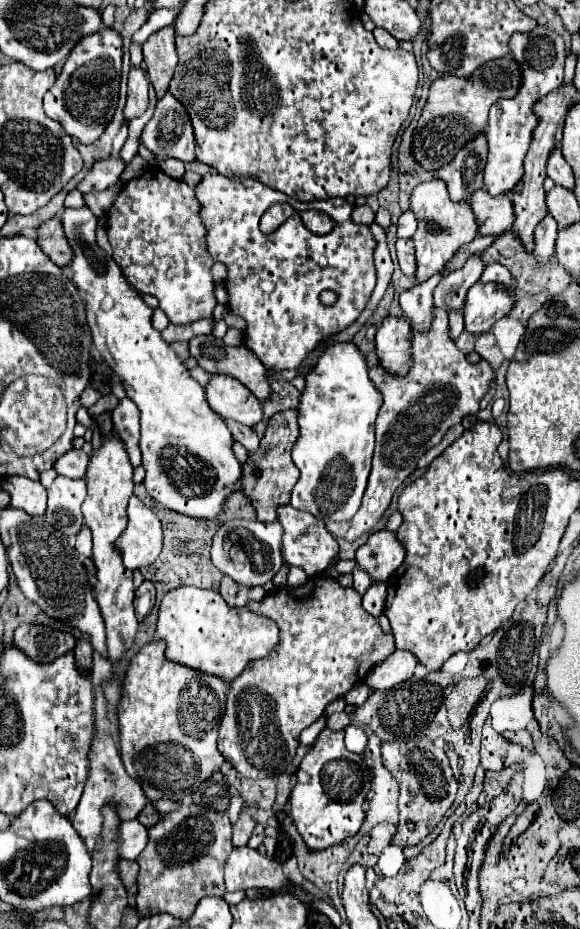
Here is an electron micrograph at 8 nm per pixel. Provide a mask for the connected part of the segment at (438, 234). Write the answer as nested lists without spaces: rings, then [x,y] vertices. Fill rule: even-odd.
[[[436,175],[430,181],[416,185],[410,201],[412,201],[410,209],[414,211],[418,221],[418,229],[412,241],[416,247],[416,263],[418,263],[416,283],[420,283],[436,273],[444,273],[444,267],[452,259],[456,249],[460,249],[464,243],[470,243],[474,237],[478,237],[478,233],[476,233],[476,217],[472,217],[472,207],[468,205],[468,201],[452,201],[448,197],[448,187]]]

